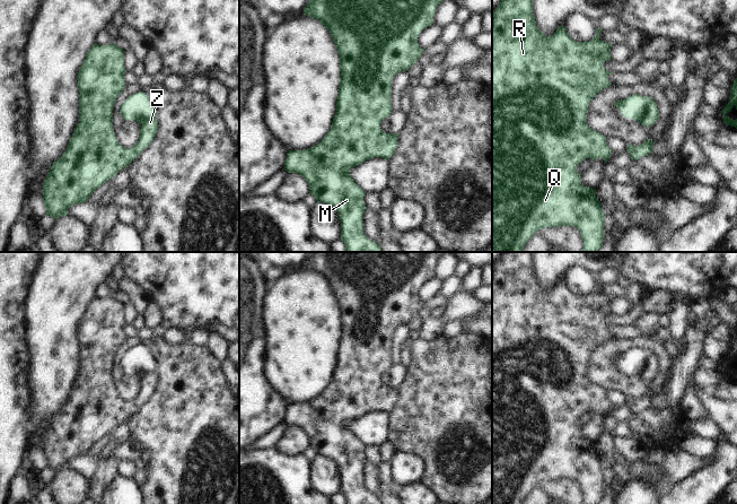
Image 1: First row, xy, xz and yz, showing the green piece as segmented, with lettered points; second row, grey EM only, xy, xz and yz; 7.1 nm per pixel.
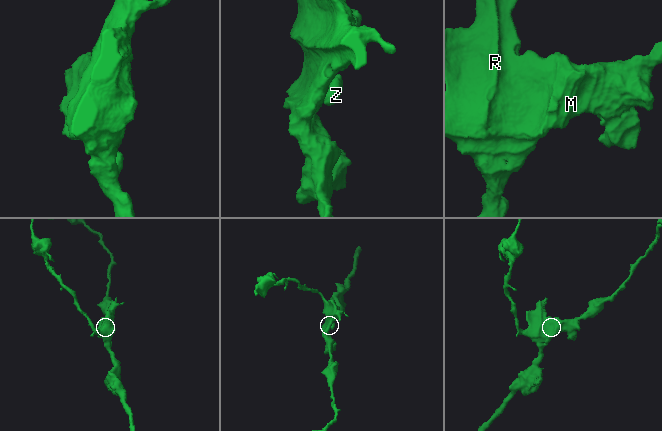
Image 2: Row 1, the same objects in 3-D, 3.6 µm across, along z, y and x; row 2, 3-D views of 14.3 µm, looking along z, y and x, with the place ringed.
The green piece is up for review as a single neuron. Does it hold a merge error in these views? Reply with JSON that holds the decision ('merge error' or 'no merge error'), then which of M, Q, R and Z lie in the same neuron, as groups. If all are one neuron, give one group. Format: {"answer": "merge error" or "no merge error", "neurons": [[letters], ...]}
{"answer": "no merge error", "neurons": [["M", "Q", "R", "Z"]]}

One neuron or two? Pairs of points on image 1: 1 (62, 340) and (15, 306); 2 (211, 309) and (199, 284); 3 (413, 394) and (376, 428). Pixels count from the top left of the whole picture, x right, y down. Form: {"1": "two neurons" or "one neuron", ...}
{"1": "two neurons", "2": "one neuron", "3": "two neurons"}

